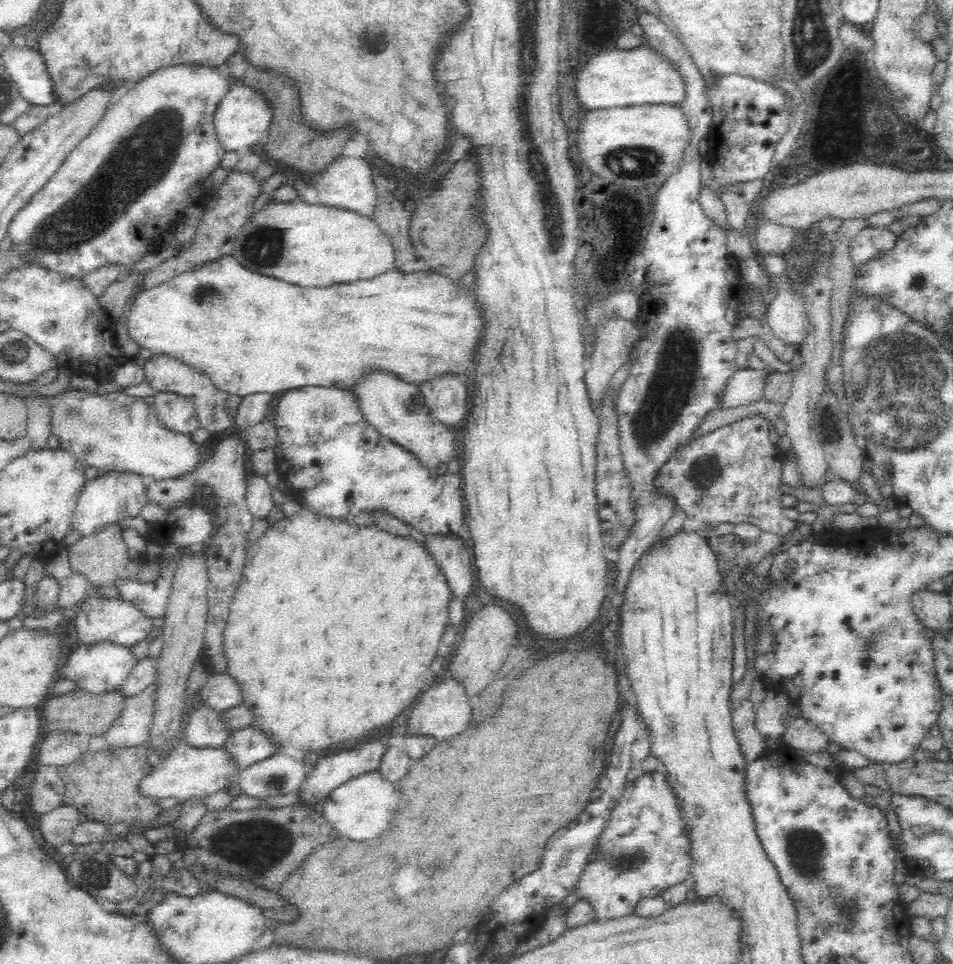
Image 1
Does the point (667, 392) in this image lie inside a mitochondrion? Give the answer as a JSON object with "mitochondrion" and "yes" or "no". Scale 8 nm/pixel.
{"mitochondrion":"yes"}

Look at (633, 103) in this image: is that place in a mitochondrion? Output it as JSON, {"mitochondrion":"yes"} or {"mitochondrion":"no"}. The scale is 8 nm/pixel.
{"mitochondrion":"no"}

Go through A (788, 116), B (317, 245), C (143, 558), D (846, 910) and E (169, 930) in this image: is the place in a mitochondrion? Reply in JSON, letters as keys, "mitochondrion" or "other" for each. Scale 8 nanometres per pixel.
{"A":"other","B":"other","C":"other","D":"mitochondrion","E":"other"}

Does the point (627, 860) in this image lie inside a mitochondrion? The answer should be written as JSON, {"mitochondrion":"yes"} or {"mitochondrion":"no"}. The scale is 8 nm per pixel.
{"mitochondrion":"yes"}

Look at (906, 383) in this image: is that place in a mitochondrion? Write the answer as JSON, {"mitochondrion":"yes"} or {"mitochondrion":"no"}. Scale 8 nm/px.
{"mitochondrion":"yes"}

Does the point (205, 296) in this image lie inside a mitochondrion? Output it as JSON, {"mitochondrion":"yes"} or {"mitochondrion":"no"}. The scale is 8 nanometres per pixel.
{"mitochondrion":"yes"}

